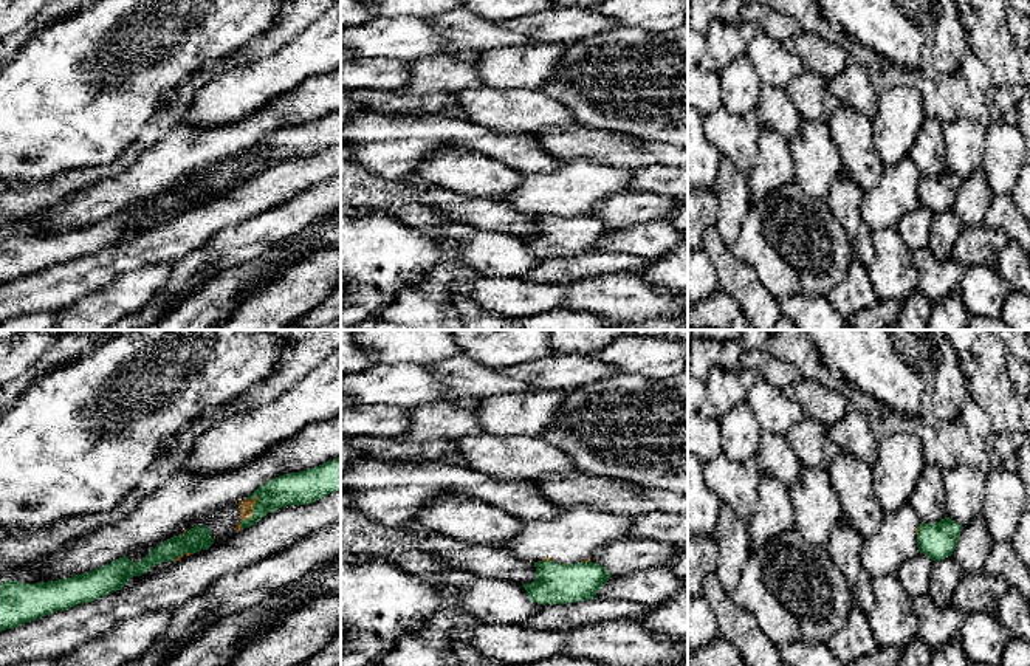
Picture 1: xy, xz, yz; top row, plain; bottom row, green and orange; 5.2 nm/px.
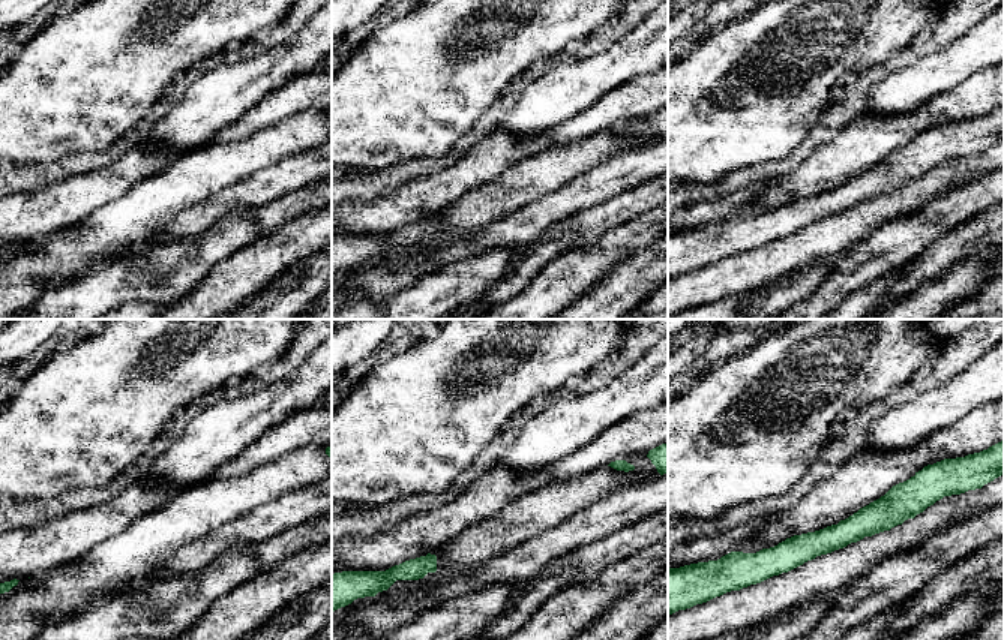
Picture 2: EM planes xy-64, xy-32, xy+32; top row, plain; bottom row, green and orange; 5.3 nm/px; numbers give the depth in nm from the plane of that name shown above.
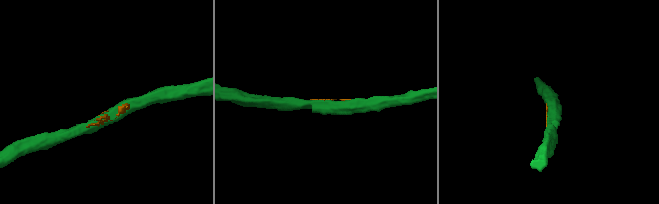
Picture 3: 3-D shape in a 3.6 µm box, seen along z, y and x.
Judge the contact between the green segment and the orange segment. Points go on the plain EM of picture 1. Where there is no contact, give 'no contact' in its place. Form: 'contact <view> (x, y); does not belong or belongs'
contact xy (253, 168); does not belong

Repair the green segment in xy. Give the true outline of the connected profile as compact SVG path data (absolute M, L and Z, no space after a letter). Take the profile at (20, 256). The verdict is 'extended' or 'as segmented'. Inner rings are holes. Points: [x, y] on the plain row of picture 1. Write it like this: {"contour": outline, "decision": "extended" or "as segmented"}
{"contour": "M195 178L184 187L152 201L139 215L122 209L88 226L59 234L36 237L5 234L0 237L0 285L94 254L122 242L130 231L141 229L161 215L170 215L184 206L208 203L212 197L212 186L204 178Z", "decision": "as segmented"}

